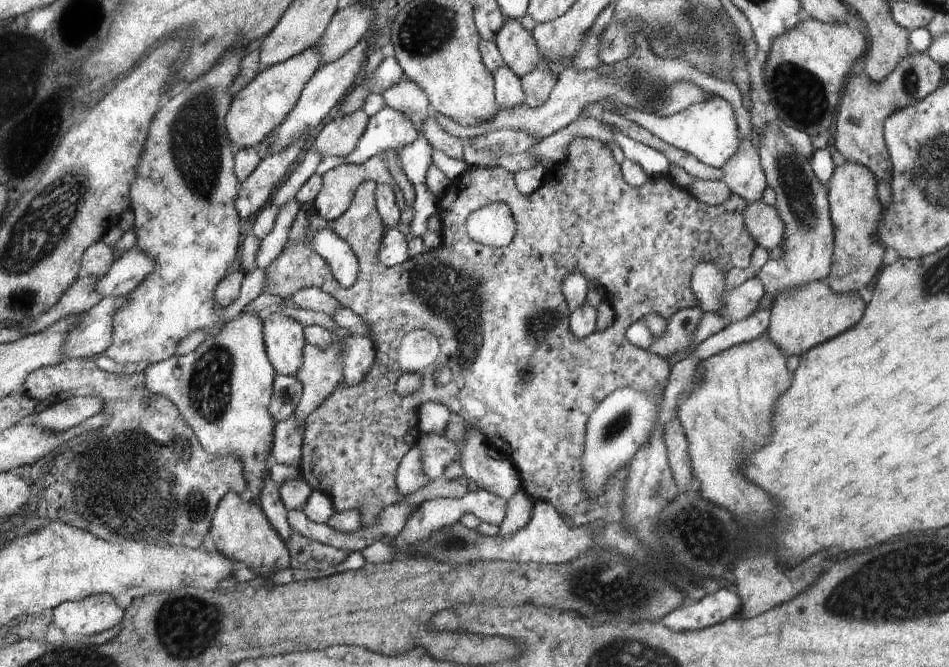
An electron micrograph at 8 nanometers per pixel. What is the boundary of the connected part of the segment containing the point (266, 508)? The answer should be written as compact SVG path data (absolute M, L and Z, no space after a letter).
M269 473L265 475L263 484L259 496L261 508L271 526L278 532L278 536L288 544L292 528L288 523L288 511L282 503L279 488L269 478Z

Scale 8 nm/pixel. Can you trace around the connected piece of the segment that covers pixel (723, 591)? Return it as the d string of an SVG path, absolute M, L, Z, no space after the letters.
M721 585L718 591L706 594L699 601L676 608L662 622L674 630L700 630L724 622L738 611L740 598L735 591Z

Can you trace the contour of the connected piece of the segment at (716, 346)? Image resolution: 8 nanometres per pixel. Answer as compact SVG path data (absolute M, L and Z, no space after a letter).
M760 308L742 321L730 322L721 332L704 340L695 349L694 355L702 361L735 345L761 337L768 338L770 310L770 308Z

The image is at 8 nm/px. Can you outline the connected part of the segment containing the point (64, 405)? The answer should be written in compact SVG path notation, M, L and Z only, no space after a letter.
M75 397L55 405L40 407L34 424L42 430L65 432L103 411L99 397Z

